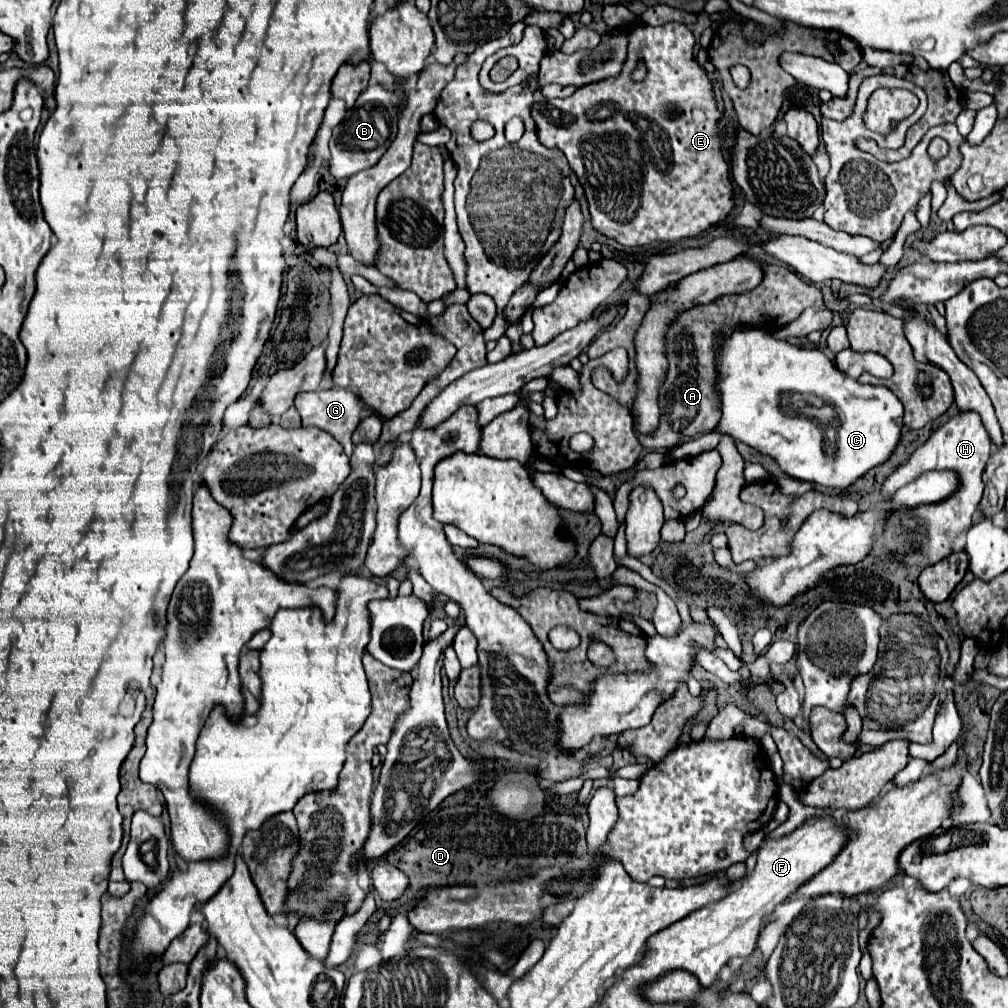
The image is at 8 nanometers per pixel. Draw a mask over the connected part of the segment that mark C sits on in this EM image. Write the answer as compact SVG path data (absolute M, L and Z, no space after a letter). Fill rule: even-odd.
M736 326L730 336L716 336L716 370L720 374L716 380L716 394L720 396L720 422L712 432L670 450L668 454L674 460L712 450L718 446L720 438L728 434L732 436L732 440L744 442L746 446L754 448L758 454L774 458L788 476L828 488L848 488L870 468L888 460L900 440L904 408L886 386L860 384L858 380L840 372L824 352L792 346L786 340L776 340L772 332L760 328ZM814 398L818 398L822 406L832 408L830 418L814 420Z

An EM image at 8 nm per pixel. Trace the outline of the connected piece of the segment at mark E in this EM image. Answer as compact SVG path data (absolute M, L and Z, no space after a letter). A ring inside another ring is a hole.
M668 22L662 26L648 26L648 24L634 24L628 28L630 30L630 44L628 44L628 60L622 68L622 74L614 80L602 80L596 84L588 84L584 88L578 88L570 98L556 98L556 100L542 100L538 104L534 104L532 108L532 116L536 120L536 128L538 128L538 138L544 146L548 148L558 148L564 152L564 156L570 162L572 172L578 176L578 182L584 188L586 200L588 200L588 208L590 208L590 216L592 216L592 226L594 230L598 230L600 234L604 234L606 238L614 238L616 242L620 242L622 246L644 246L650 244L654 240L664 240L664 242L672 242L672 240L680 240L680 238L692 238L702 234L704 230L708 230L710 226L722 222L724 218L730 216L732 208L734 208L734 186L730 180L730 162L728 158L722 154L722 142L726 138L726 130L718 128L720 116L722 112L716 106L716 98L712 92L712 82L708 78L708 74L704 72L704 68L694 60L694 36L692 32L678 22ZM640 54L644 54L644 66L648 70L644 80L634 80L632 72L640 62Z

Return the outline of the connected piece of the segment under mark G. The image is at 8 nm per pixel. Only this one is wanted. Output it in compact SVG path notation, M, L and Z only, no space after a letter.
M330 388L330 390L320 390L320 392L304 392L304 394L296 396L294 404L302 416L302 426L316 426L324 432L330 432L344 446L344 452L348 456L352 454L352 448L354 448L352 432L364 418L364 410L366 410L366 406L362 404L362 400L358 398L358 394L354 390Z

